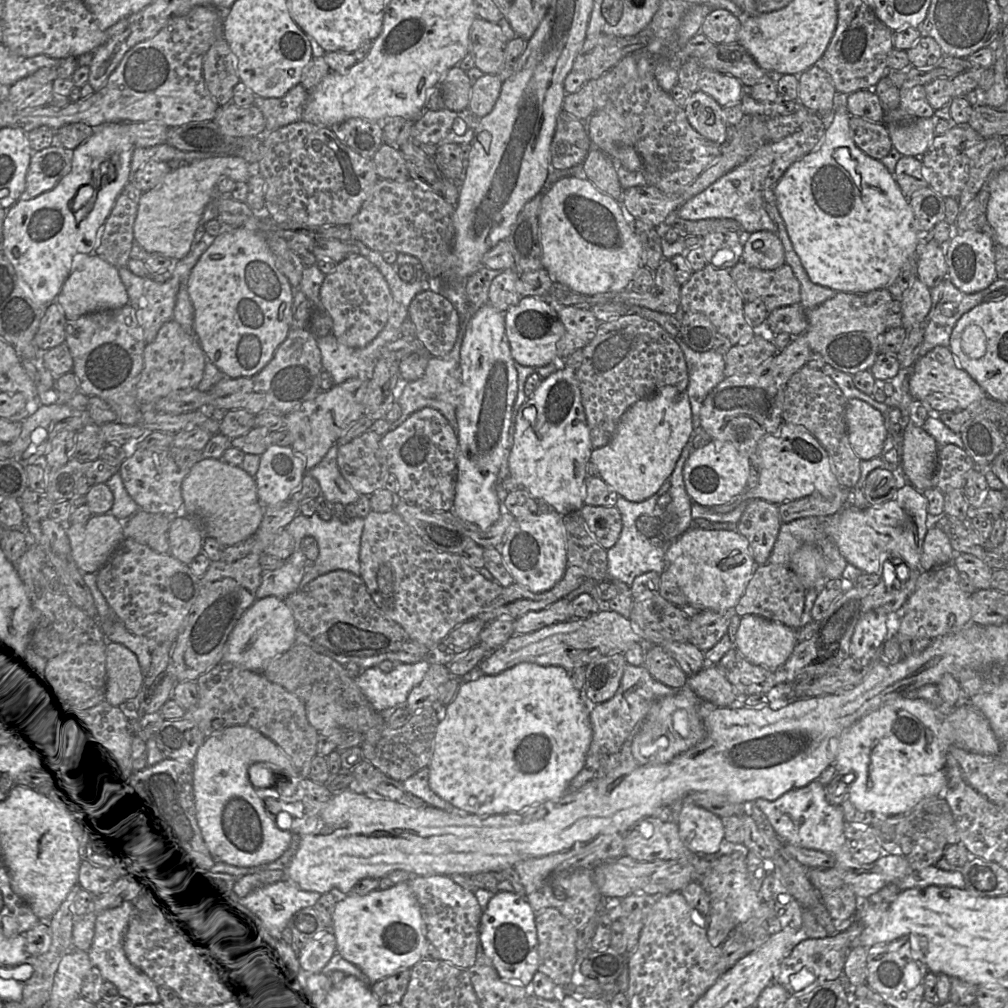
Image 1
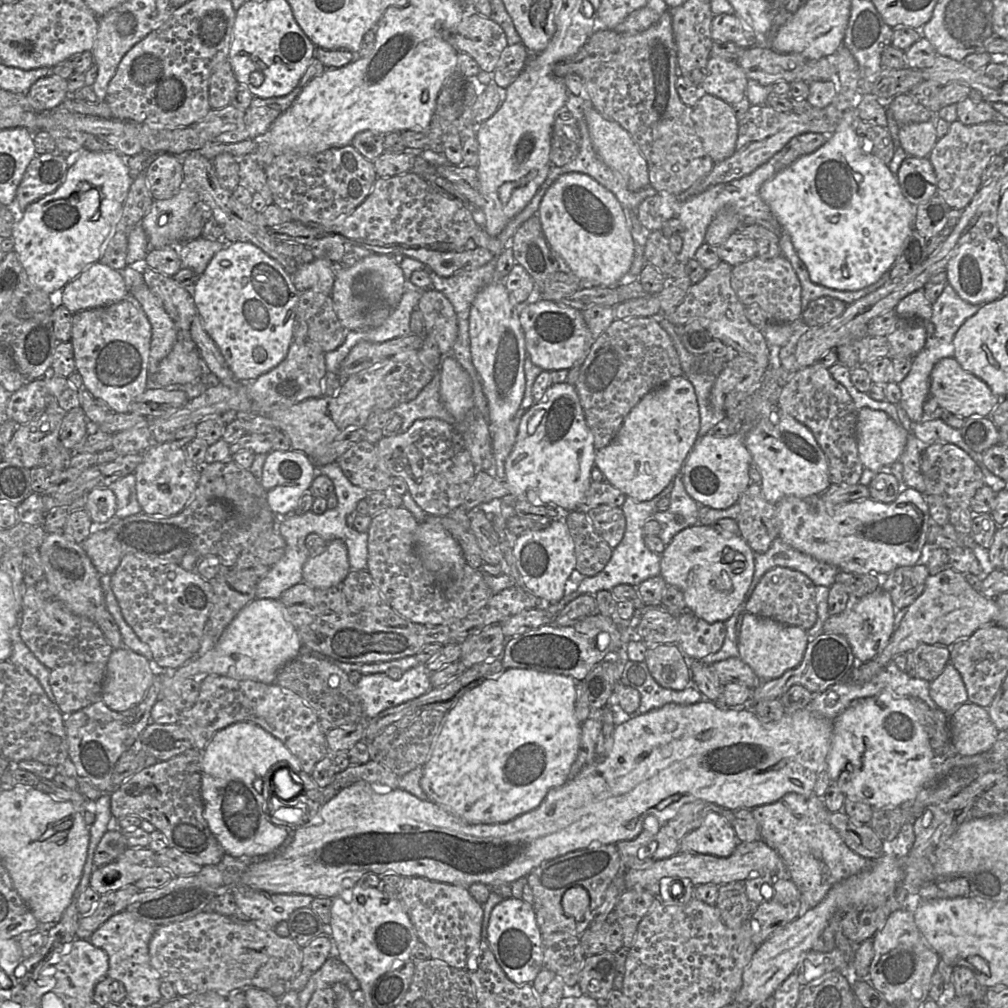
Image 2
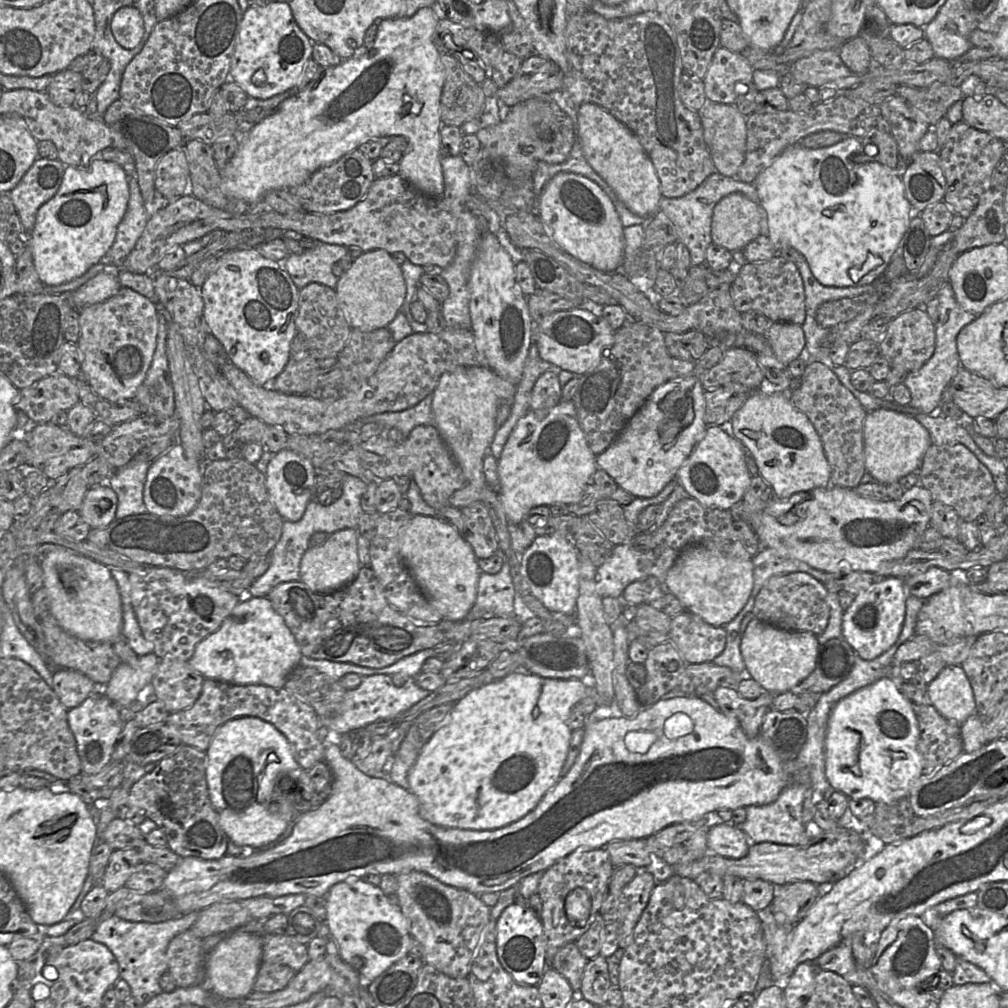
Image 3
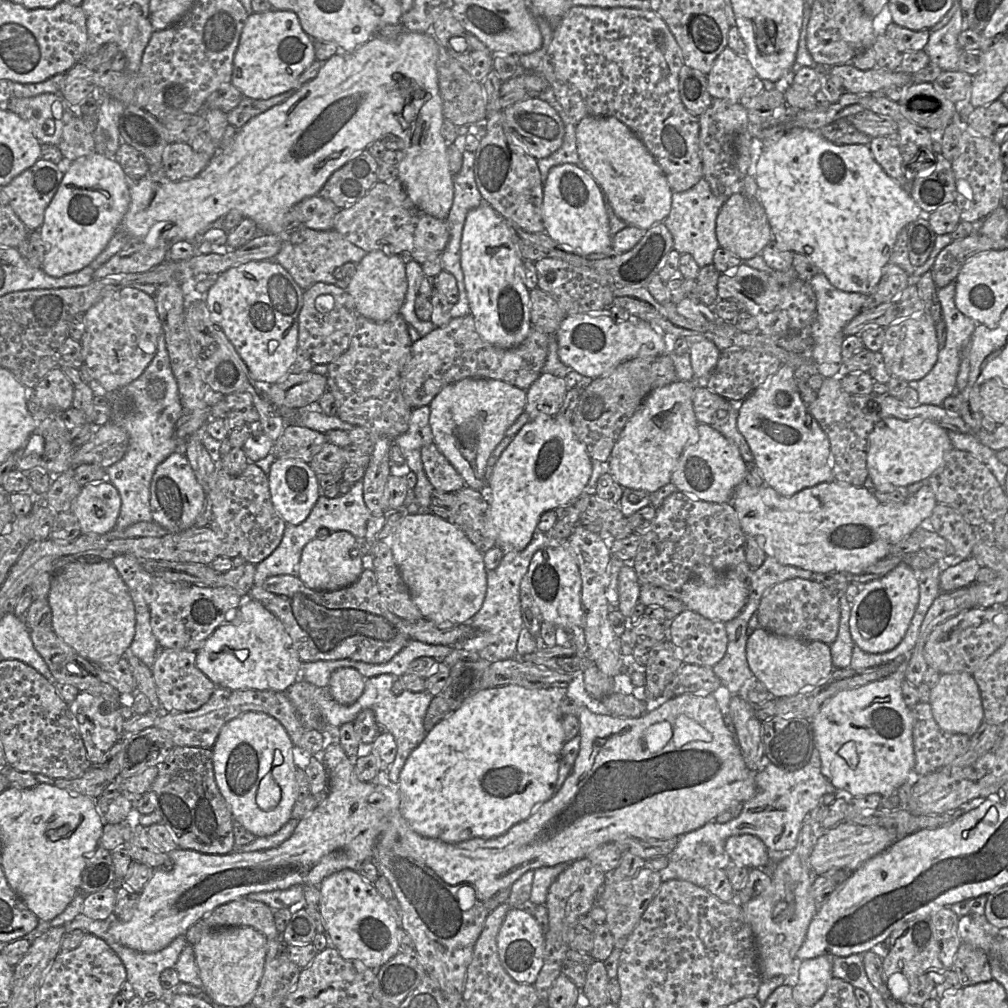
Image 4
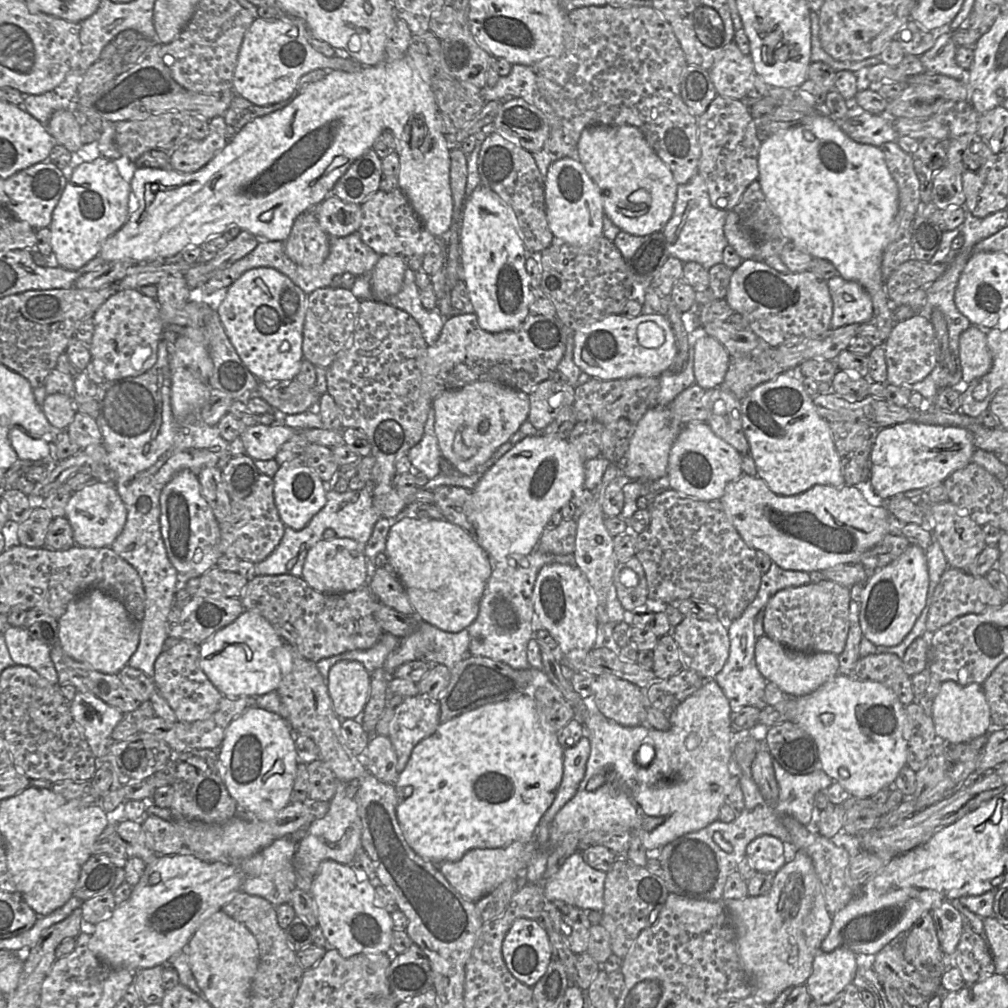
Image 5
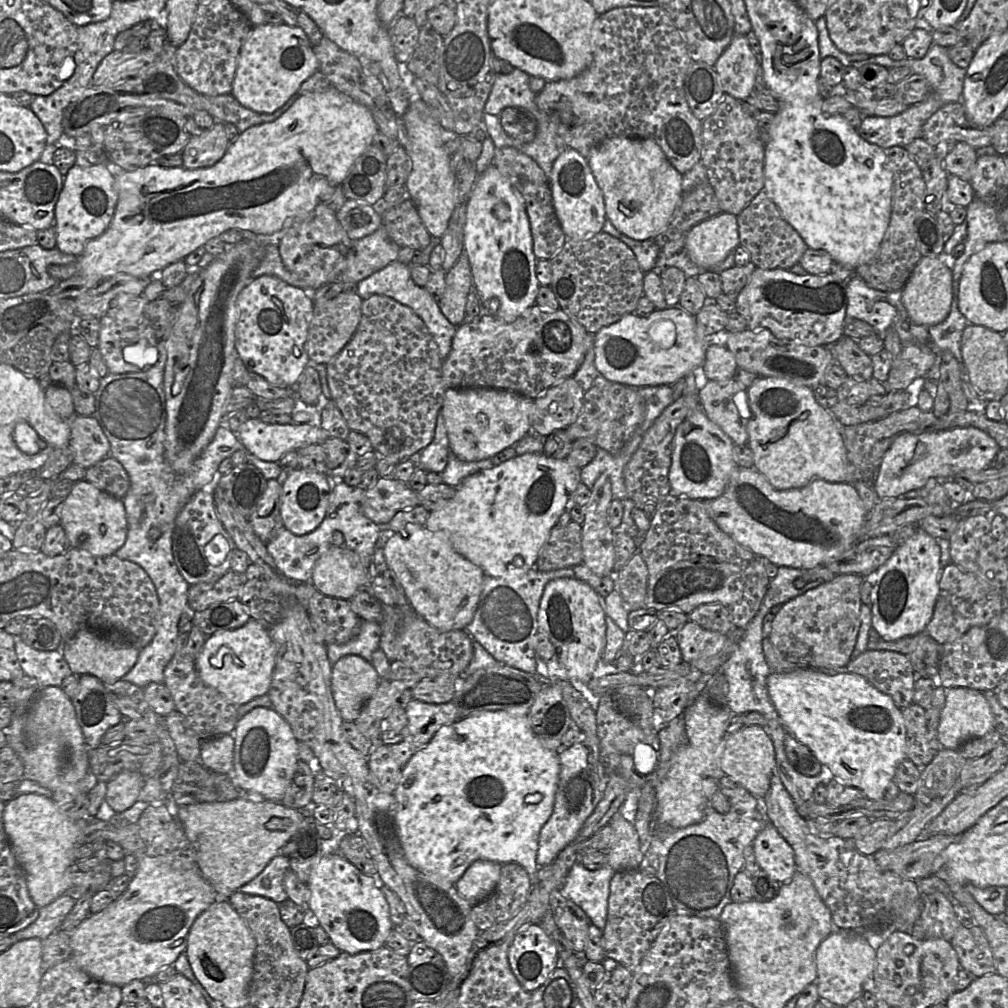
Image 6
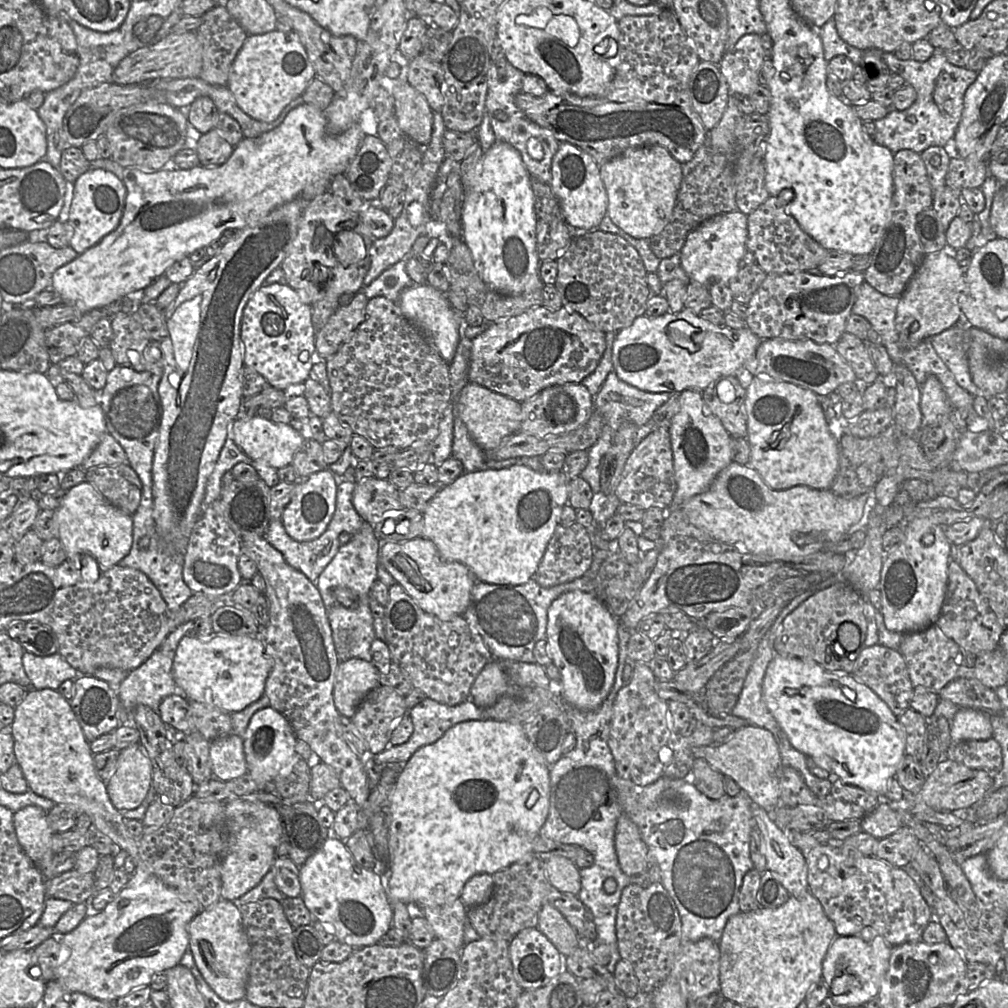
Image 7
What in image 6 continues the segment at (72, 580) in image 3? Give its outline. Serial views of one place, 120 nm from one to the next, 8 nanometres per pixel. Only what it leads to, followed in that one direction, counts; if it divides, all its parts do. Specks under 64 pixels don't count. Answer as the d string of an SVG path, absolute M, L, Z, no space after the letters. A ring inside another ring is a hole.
M81 630L63 643L63 655L73 674L90 674L103 683L114 683L122 679L135 665L139 651L126 640L111 639L91 630Z

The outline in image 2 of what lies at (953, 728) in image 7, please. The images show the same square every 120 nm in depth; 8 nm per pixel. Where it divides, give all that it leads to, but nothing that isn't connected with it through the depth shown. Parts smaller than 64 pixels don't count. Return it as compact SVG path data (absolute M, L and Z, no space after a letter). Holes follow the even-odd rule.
M948 663L940 675L930 683L929 693L938 709L946 714L952 713L968 701L963 680L951 663Z

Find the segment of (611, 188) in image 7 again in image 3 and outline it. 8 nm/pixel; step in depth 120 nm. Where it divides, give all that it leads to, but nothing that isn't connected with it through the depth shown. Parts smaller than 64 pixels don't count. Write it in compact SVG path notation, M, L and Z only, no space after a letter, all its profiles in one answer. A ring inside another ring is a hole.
M594 103L580 105L578 129L584 157L593 170L632 213L644 218L653 216L659 210L662 198L660 181L636 135L611 113Z

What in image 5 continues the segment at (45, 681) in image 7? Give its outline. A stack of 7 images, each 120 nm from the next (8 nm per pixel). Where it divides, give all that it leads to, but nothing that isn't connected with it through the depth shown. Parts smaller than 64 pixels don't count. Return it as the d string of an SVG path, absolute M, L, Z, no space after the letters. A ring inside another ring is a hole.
M7 626L3 636L16 665L28 666L50 683L58 684L58 675L50 656L51 647L32 637L24 627Z

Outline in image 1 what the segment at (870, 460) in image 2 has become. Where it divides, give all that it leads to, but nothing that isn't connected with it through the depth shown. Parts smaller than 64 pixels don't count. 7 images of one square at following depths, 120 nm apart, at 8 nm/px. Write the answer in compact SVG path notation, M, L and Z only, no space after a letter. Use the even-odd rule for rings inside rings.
M852 398L846 405L849 442L860 460L882 455L888 432L882 414L868 403Z

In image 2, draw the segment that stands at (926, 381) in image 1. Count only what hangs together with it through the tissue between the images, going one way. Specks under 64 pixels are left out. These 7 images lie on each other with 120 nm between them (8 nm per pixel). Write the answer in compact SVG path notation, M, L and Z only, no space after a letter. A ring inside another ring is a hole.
M954 357L943 358L934 366L931 372L930 395L934 396L939 407L965 419L973 415L990 416L1003 398L994 394L983 380L965 371Z

